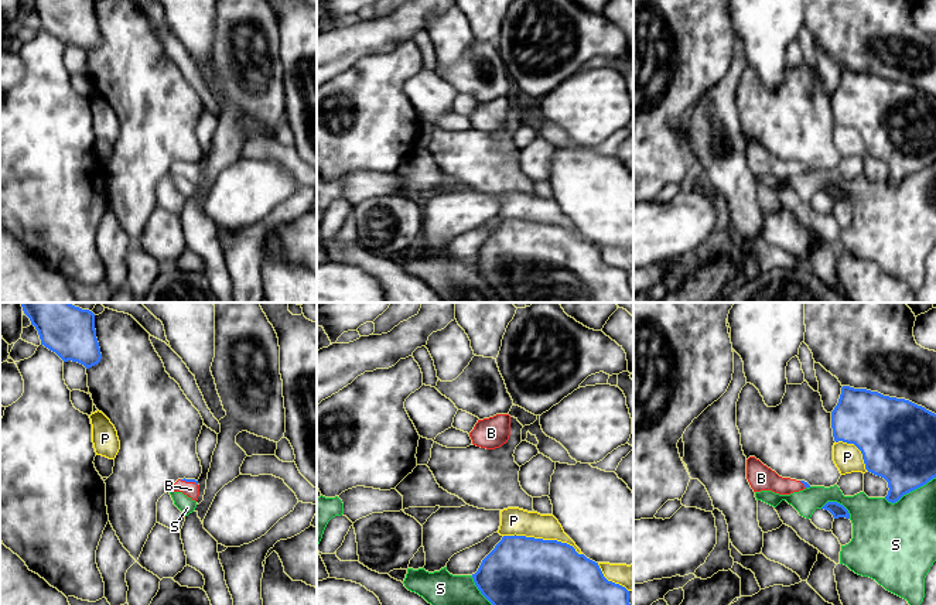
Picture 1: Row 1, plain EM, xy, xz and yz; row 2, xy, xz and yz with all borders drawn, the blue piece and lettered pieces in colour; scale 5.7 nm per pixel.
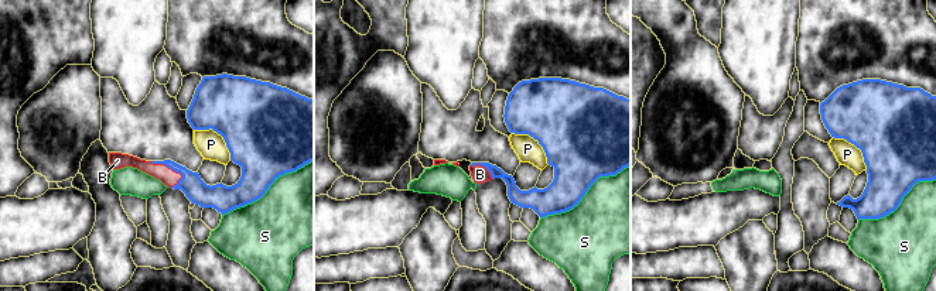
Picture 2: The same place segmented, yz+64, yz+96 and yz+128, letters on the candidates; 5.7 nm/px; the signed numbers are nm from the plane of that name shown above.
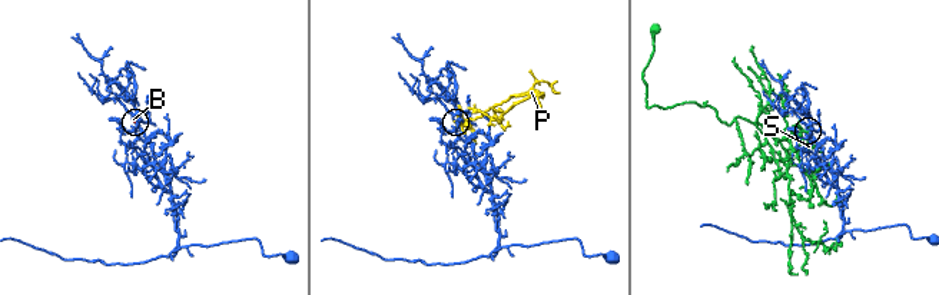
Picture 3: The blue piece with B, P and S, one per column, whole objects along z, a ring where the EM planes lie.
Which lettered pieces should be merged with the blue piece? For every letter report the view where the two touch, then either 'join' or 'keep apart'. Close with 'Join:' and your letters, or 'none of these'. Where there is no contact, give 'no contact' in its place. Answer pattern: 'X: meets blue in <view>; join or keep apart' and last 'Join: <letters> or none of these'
B: meets blue in xy; join
P: meets blue in xz; keep apart
S: meets blue in yz; keep apart
Join: B

